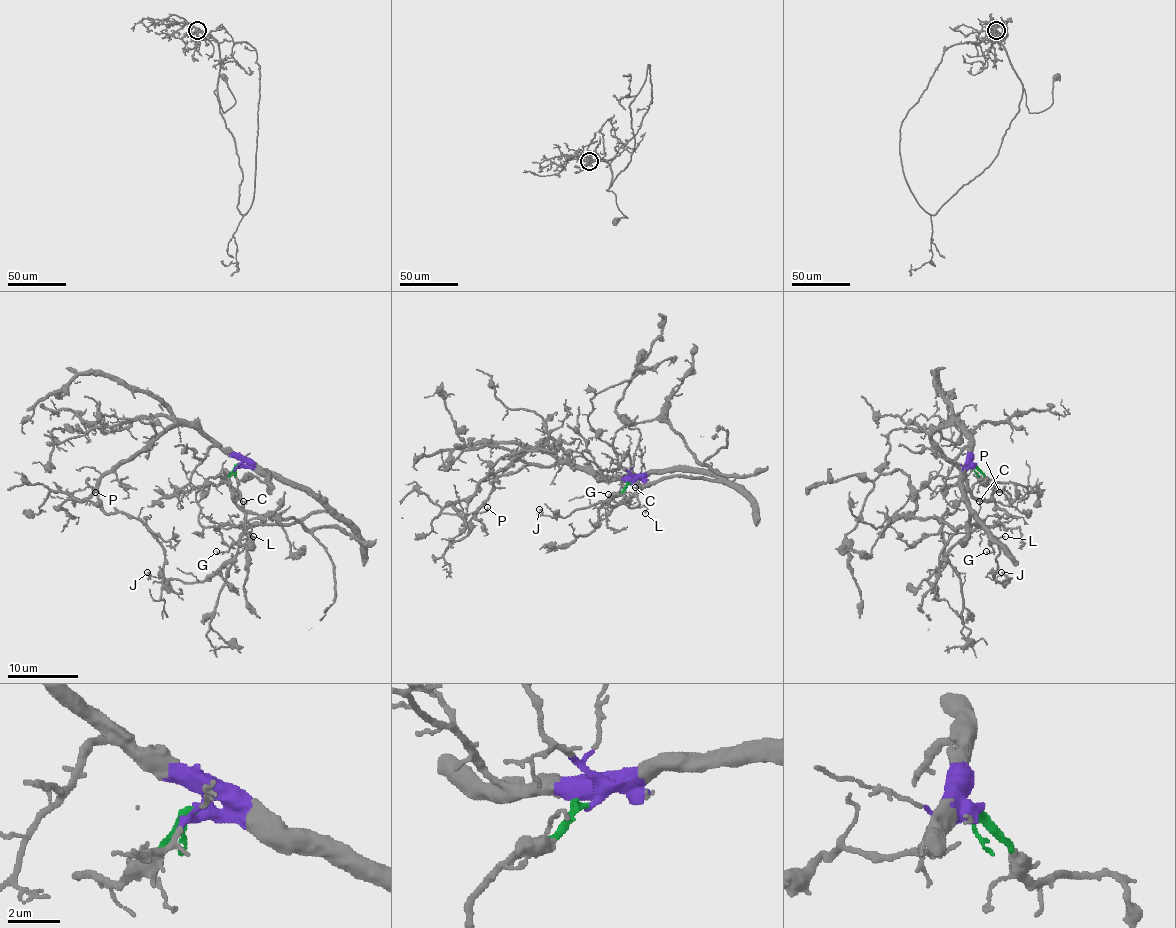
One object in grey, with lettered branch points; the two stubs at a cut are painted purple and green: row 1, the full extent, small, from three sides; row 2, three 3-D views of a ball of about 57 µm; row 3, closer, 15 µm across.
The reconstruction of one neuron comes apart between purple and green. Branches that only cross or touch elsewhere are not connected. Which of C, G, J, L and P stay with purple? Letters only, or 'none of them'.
C, G, J, L, P

